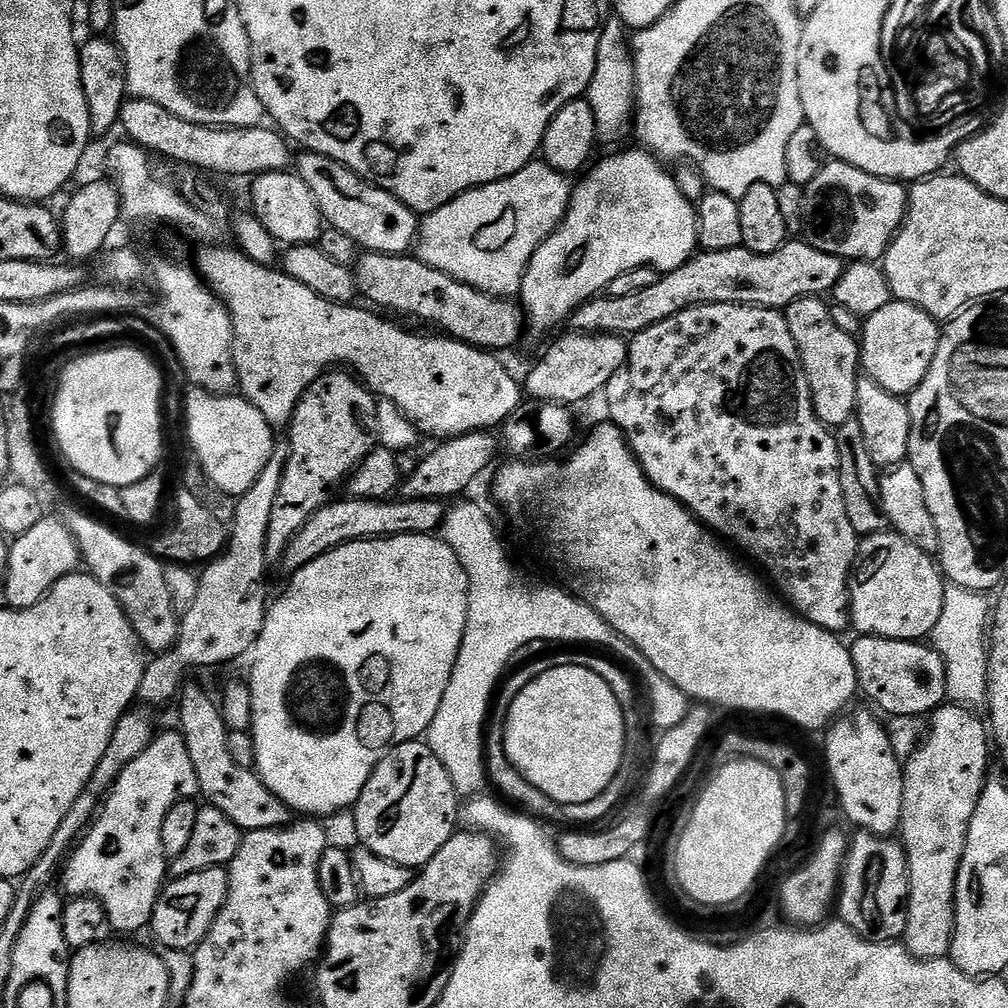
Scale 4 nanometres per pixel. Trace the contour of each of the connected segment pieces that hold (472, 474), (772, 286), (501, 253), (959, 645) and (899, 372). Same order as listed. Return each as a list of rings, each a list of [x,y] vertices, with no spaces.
[[[491,431],[468,432],[465,436],[454,436],[435,445],[437,448],[425,460],[417,463],[414,474],[403,477],[398,489],[406,500],[439,500],[441,502],[460,498],[464,492],[488,467],[493,467],[492,459],[498,452],[498,440]]]
[[[803,238],[789,239],[788,243],[774,250],[774,254],[754,254],[743,246],[717,252],[701,251],[693,255],[692,259],[686,261],[678,270],[663,273],[660,280],[654,282],[654,286],[649,286],[647,290],[638,290],[638,294],[625,296],[601,294],[592,297],[572,313],[570,324],[578,332],[631,338],[642,330],[658,322],[666,322],[666,318],[674,318],[674,314],[699,304],[750,304],[753,308],[786,310],[795,300],[801,300],[803,296],[823,297],[831,293],[838,278],[844,273],[845,267],[846,262],[840,256],[826,254],[821,248],[810,246]]]
[[[533,162],[518,170],[518,174],[510,174],[510,178],[471,188],[446,206],[427,213],[419,221],[418,259],[426,262],[426,266],[442,270],[442,274],[450,274],[450,278],[468,284],[479,292],[505,298],[519,297],[522,278],[534,250],[563,222],[564,215],[568,213],[573,189],[568,180],[565,173],[554,171],[549,164]]]
[[[949,583],[944,589],[942,618],[934,626],[931,647],[944,659],[946,666],[947,699],[953,704],[977,714],[988,711],[988,650],[986,637],[990,632],[990,600],[982,592],[971,592]]]
[[[899,302],[882,306],[878,314],[867,317],[862,324],[858,343],[863,375],[878,382],[890,394],[907,397],[926,378],[938,350],[941,331],[936,319],[918,306]]]

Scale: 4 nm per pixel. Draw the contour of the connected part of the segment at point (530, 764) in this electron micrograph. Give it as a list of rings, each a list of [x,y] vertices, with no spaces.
[[[571,662],[557,668],[556,665],[549,666],[542,675],[534,678],[534,682],[514,698],[504,720],[504,749],[508,760],[535,788],[542,790],[542,794],[554,798],[558,806],[581,805],[598,798],[622,766],[625,743],[624,711],[618,706],[618,698],[614,698],[614,690],[610,690],[610,686],[589,668]]]

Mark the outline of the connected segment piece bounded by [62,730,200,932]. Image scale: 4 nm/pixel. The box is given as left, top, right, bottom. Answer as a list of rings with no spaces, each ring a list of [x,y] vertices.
[[[176,730],[153,735],[150,746],[122,770],[88,831],[67,857],[62,868],[63,891],[69,897],[93,896],[100,900],[111,931],[140,932],[143,928],[145,931],[151,925],[154,906],[170,872],[170,861],[162,850],[162,822],[170,806],[199,796],[198,774],[194,774],[194,762],[190,762],[190,750],[186,750],[183,736]]]

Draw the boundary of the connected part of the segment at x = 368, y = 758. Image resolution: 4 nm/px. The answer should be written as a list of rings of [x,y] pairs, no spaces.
[[[429,534],[352,540],[322,554],[305,568],[291,573],[289,580],[292,581],[289,582],[288,589],[276,601],[271,601],[268,614],[264,617],[262,634],[256,639],[256,645],[250,653],[252,673],[246,676],[246,683],[252,695],[250,731],[256,755],[254,771],[275,796],[286,802],[293,813],[303,814],[308,818],[325,818],[324,816],[332,816],[343,808],[351,809],[362,794],[370,774],[387,752],[408,740],[420,740],[434,721],[447,683],[450,682],[466,629],[468,575],[448,543]]]

